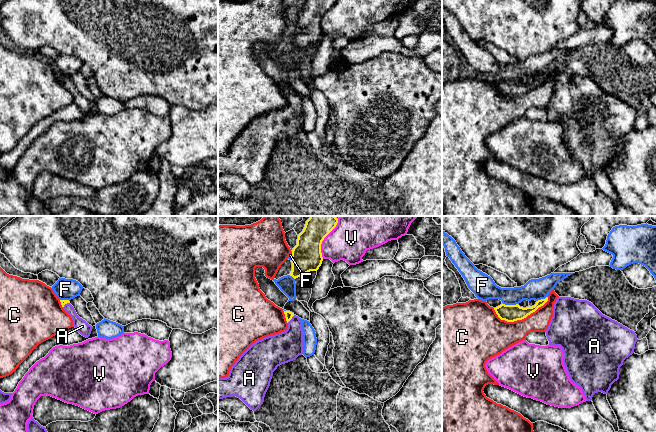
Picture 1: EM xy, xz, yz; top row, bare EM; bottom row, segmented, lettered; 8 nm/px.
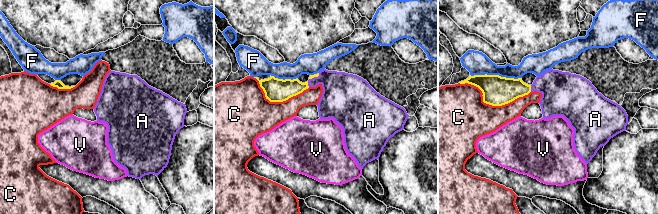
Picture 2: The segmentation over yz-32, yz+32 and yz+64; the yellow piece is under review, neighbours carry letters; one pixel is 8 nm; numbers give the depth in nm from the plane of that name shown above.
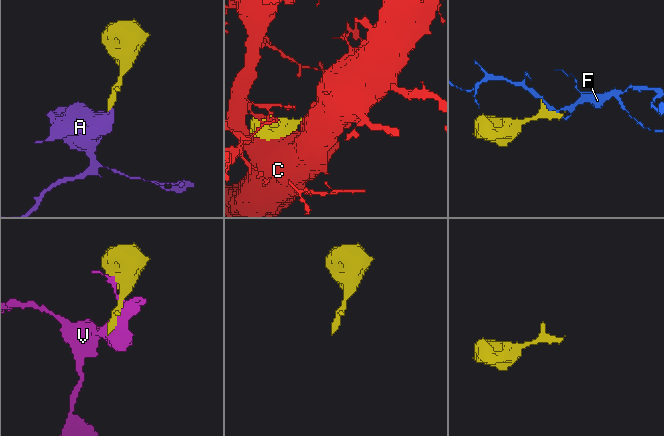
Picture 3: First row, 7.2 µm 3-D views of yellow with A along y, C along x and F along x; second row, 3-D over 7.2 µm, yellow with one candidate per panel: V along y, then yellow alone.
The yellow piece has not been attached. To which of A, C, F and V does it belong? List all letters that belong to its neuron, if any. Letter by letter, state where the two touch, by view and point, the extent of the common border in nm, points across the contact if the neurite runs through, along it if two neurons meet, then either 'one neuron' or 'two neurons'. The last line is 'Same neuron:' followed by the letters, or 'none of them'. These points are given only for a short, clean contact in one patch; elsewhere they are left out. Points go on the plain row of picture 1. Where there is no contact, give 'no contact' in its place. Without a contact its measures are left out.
A: xz (290, 95) | 90 nm | across xz (288, 91), (290, 95), (292, 113), (281, 124) | one neuron
C: yz (520, 95) | 460 nm | two neurons
F: yz (510, 81) | 120 nm | two neurons
V: xz (322, 16) | 300 nm | two neurons
Same neuron: A

